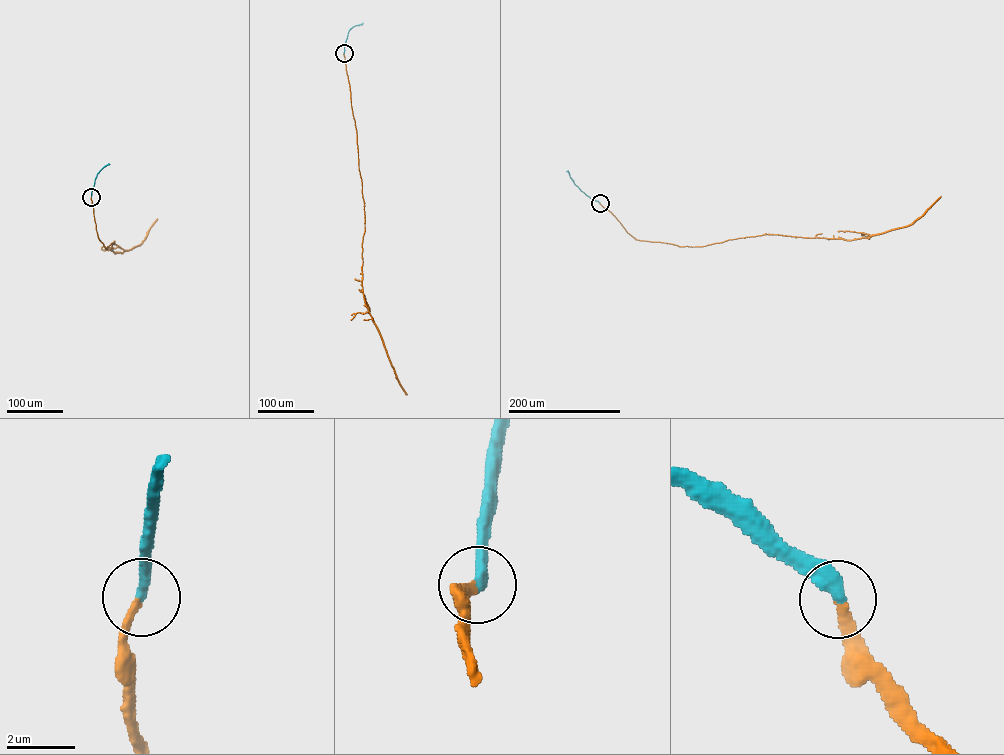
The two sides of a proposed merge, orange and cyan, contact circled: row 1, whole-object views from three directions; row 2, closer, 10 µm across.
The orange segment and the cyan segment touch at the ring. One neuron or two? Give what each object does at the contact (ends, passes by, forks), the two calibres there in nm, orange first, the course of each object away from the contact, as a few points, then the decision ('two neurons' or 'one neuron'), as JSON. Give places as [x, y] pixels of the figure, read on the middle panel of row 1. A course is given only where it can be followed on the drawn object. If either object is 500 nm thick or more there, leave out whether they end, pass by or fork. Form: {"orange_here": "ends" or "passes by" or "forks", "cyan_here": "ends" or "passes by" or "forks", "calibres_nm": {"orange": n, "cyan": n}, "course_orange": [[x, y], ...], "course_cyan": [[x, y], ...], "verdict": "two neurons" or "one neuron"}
{"orange_here": "ends", "cyan_here": "ends", "calibres_nm": {"orange": 280, "cyan": 380}, "course_orange": [[344, 53], [364, 202], [362, 292], [396, 377], [406, 394]], "course_cyan": [[344, 53], [348, 31], [363, 22]], "verdict": "one neuron"}

